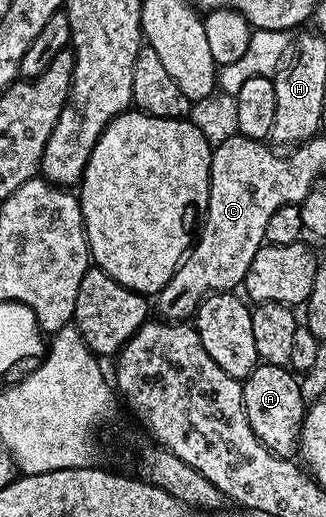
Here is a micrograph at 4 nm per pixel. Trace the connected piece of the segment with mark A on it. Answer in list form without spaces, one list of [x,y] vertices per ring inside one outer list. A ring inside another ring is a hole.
[[[262,362],[249,374],[246,380],[242,381],[243,401],[245,402],[245,416],[253,433],[260,439],[260,442],[275,453],[278,457],[290,457],[299,447],[299,435],[303,429],[303,418],[307,415],[308,405],[303,404],[305,393],[300,377],[290,367],[282,368]]]

